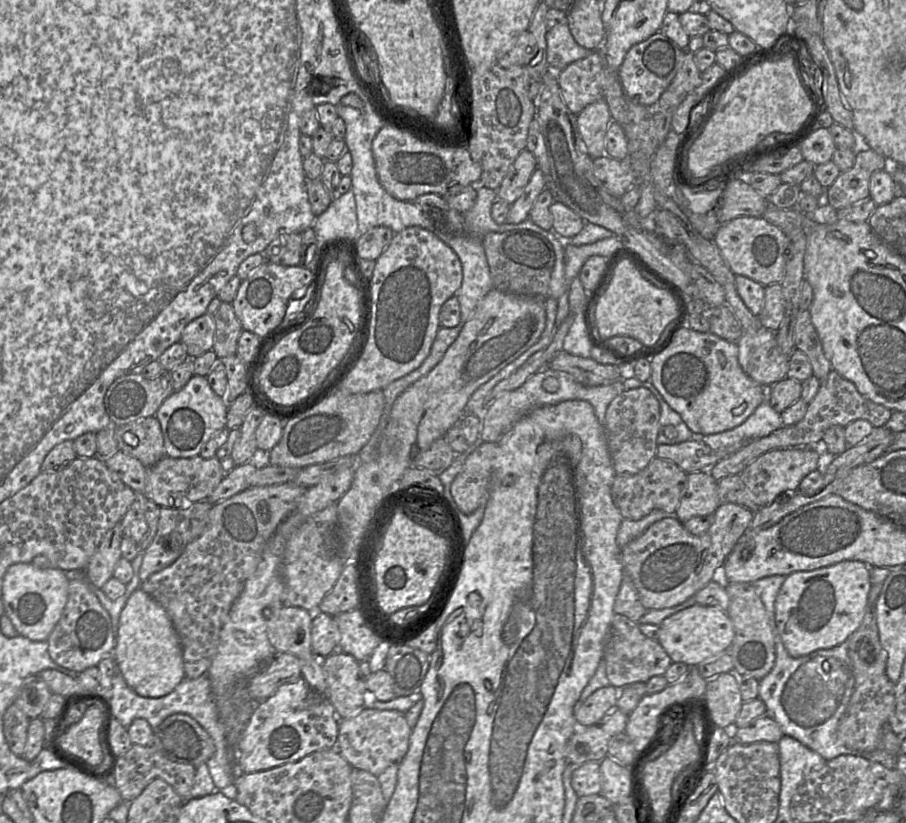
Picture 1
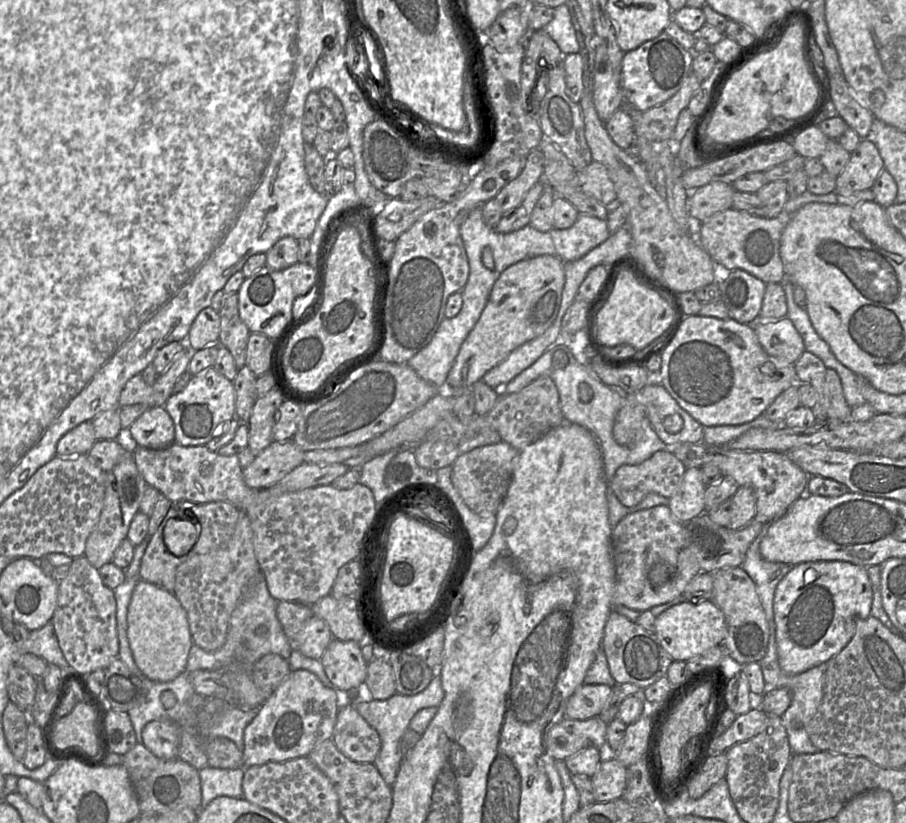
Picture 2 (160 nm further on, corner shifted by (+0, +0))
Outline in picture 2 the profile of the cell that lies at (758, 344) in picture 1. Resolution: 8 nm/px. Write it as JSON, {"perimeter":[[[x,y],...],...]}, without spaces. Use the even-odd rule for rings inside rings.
{"perimeter":[[[758,315],[751,322],[751,327],[760,345],[771,357],[795,364],[805,351],[803,339],[788,317],[762,320]]]}

